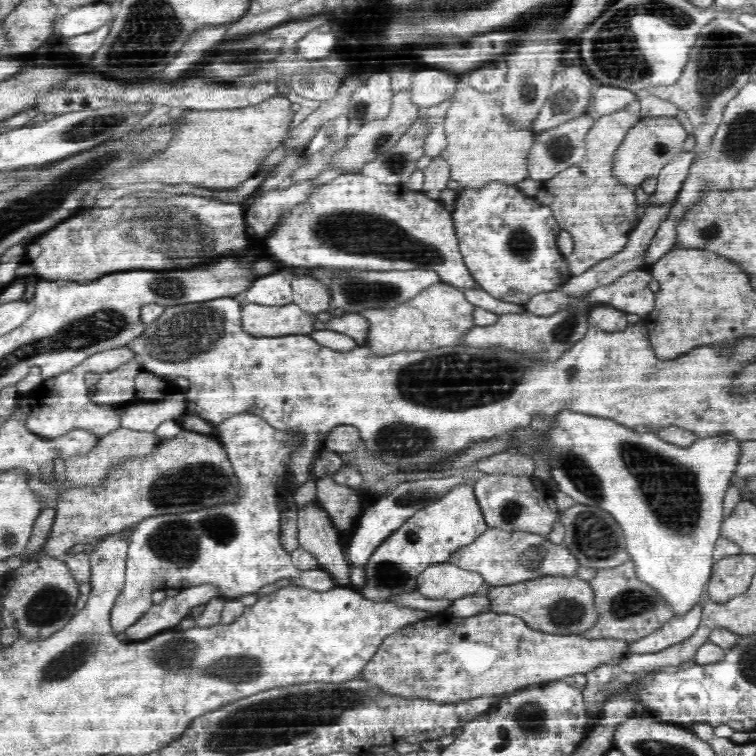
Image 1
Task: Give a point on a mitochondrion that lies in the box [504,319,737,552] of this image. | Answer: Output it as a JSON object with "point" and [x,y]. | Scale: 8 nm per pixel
{"point":[670,489]}

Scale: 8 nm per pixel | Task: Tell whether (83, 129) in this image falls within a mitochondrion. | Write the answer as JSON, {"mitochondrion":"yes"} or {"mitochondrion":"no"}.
{"mitochondrion":"yes"}

